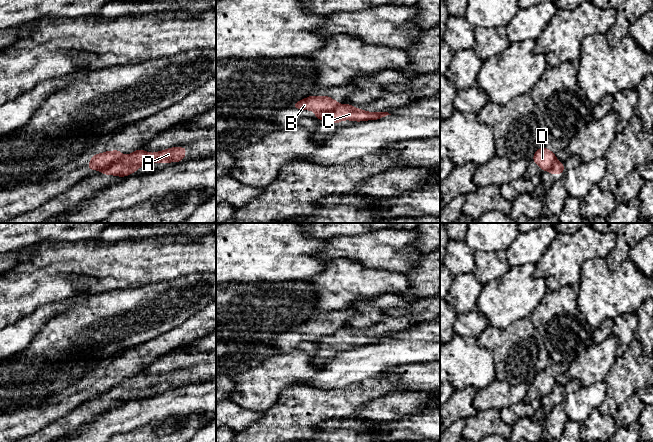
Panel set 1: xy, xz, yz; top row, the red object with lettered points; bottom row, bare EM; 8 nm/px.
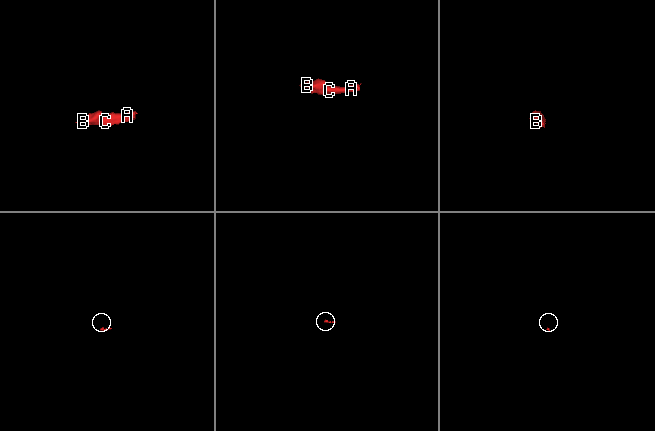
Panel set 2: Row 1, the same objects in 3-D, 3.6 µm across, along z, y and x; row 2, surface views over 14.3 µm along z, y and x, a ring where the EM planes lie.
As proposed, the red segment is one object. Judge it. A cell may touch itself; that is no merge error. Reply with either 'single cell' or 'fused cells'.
fused cells

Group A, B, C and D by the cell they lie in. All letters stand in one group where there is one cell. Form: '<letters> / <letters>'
A C / B D

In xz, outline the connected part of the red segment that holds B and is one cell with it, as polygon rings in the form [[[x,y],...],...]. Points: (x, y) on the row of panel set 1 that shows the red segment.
[[[309,96],[299,102],[295,102],[292,107],[300,110],[312,110],[315,113],[329,112],[338,106],[338,102],[328,96]]]

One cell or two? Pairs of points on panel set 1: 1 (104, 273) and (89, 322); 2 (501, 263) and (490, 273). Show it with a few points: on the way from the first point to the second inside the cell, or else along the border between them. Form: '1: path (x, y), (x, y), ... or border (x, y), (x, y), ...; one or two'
1: border (121, 288), (96, 292), (91, 295); two
2: path (498, 265), (493, 270); one

